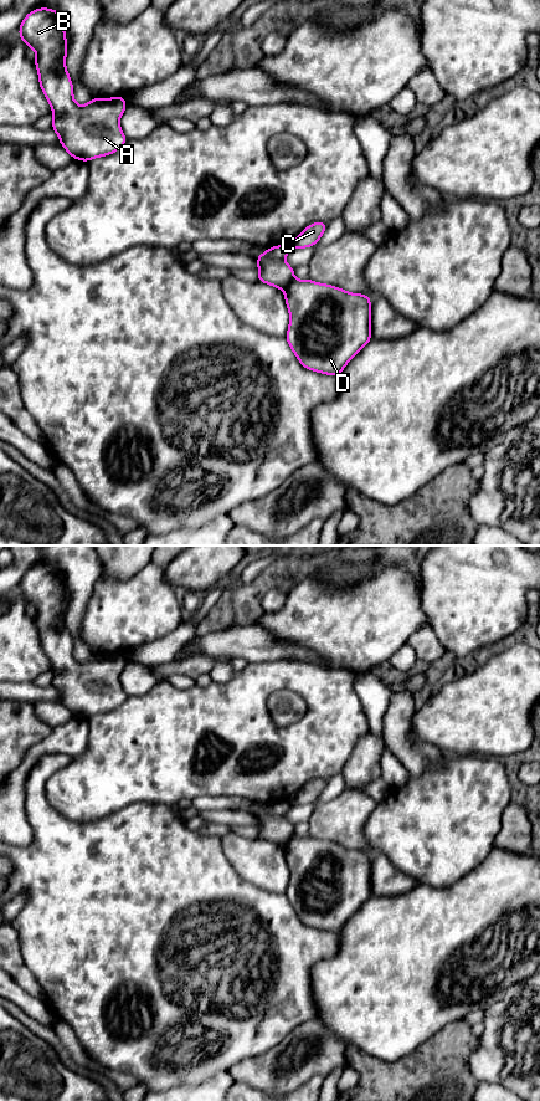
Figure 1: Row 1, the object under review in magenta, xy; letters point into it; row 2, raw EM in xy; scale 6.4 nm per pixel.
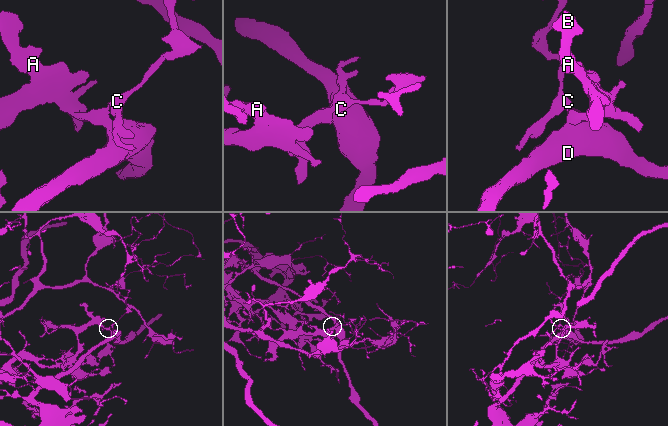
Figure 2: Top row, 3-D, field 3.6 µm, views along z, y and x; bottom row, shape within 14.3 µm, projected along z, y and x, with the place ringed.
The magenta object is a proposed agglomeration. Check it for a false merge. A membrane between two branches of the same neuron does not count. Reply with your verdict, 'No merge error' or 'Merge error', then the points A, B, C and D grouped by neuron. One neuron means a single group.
Merge error. Groups: A B D / C

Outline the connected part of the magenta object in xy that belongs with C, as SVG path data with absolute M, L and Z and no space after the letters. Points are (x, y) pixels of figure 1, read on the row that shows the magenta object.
M313 222L307 226L292 242L294 249L305 249L314 246L323 236L328 222Z

